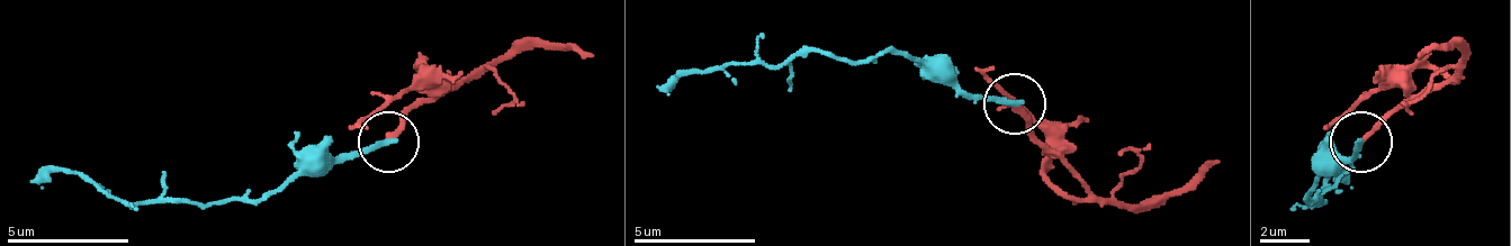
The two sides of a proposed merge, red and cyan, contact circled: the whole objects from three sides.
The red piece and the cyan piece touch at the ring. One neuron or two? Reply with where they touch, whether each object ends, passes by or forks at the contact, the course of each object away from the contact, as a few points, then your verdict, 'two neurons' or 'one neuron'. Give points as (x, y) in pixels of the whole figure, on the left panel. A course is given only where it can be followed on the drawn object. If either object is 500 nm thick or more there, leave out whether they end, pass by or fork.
(388, 142) | red ends | cyan ends | red via (387, 139), (412, 109), (485, 66), (552, 48), (595, 54) | cyan via (387, 139), (338, 152), (295, 183), (258, 201), (117, 201), (74, 171), (50, 171), (32, 183) | one neuron

